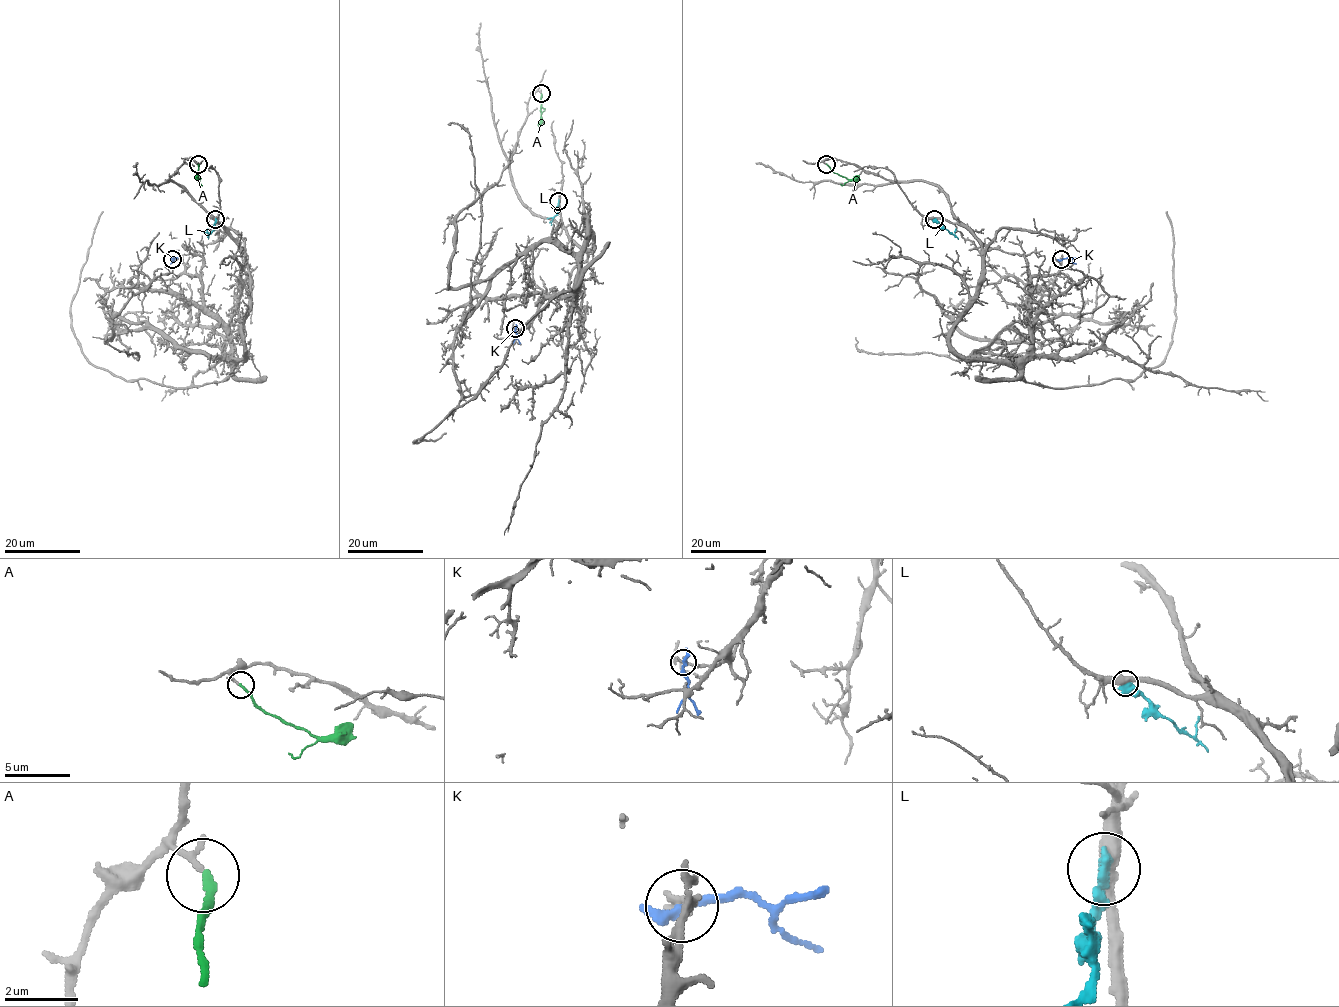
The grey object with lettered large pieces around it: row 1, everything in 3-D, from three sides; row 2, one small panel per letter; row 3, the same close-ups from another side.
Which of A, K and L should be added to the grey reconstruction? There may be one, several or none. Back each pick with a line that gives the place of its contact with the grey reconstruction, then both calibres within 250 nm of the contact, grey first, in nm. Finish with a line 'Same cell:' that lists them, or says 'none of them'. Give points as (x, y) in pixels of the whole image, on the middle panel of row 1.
Same cell: none of them

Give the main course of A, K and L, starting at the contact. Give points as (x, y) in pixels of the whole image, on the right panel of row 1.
A: (827, 164), (848, 180), (843, 185), (840, 183)
K: (1061, 259), (1069, 258), (1076, 263)
L: (934, 219), (952, 234), (955, 228)

